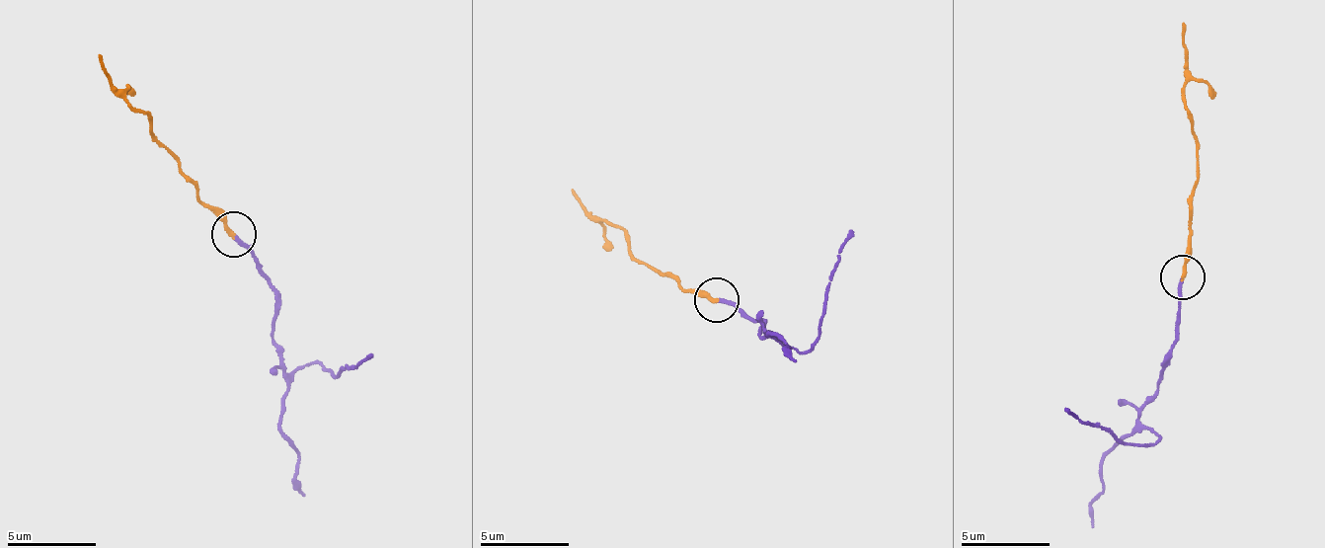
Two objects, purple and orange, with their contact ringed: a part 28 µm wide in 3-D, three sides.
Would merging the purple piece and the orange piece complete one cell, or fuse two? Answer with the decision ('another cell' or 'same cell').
same cell

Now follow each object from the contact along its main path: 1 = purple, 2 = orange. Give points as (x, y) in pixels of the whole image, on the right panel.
1: (1182, 276), (1178, 326), (1166, 354), (1156, 390), (1139, 420), (1158, 437), (1141, 444), (1129, 445), (1063, 408)
2: (1182, 276), (1196, 142), (1184, 54), (1184, 24)

